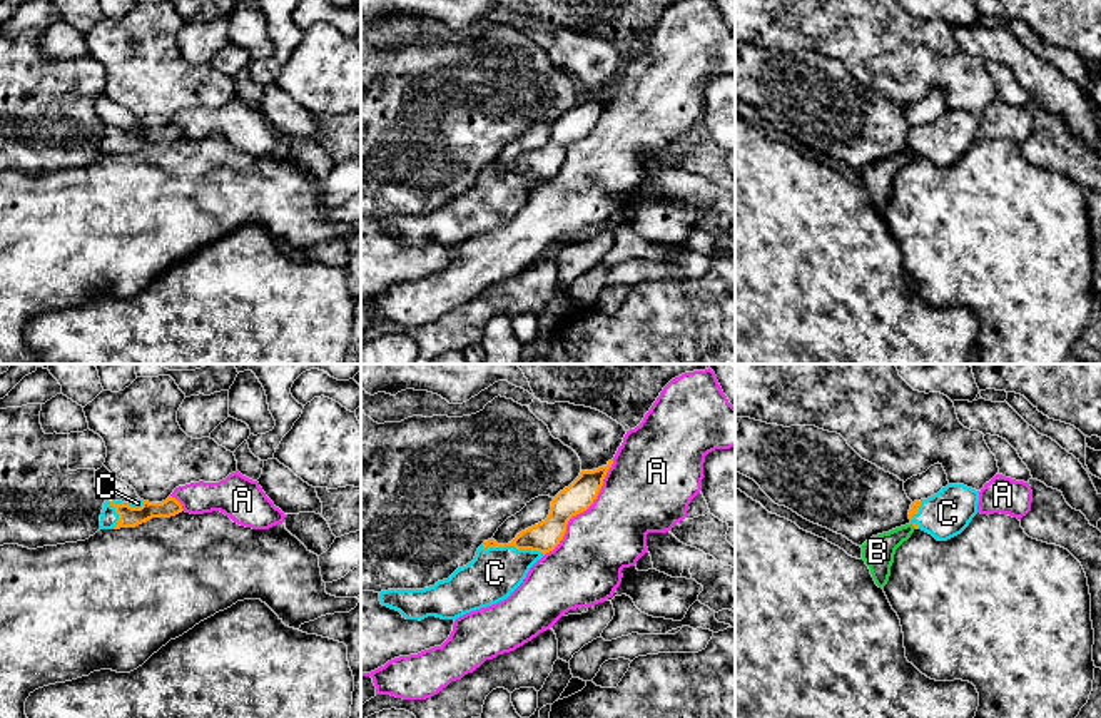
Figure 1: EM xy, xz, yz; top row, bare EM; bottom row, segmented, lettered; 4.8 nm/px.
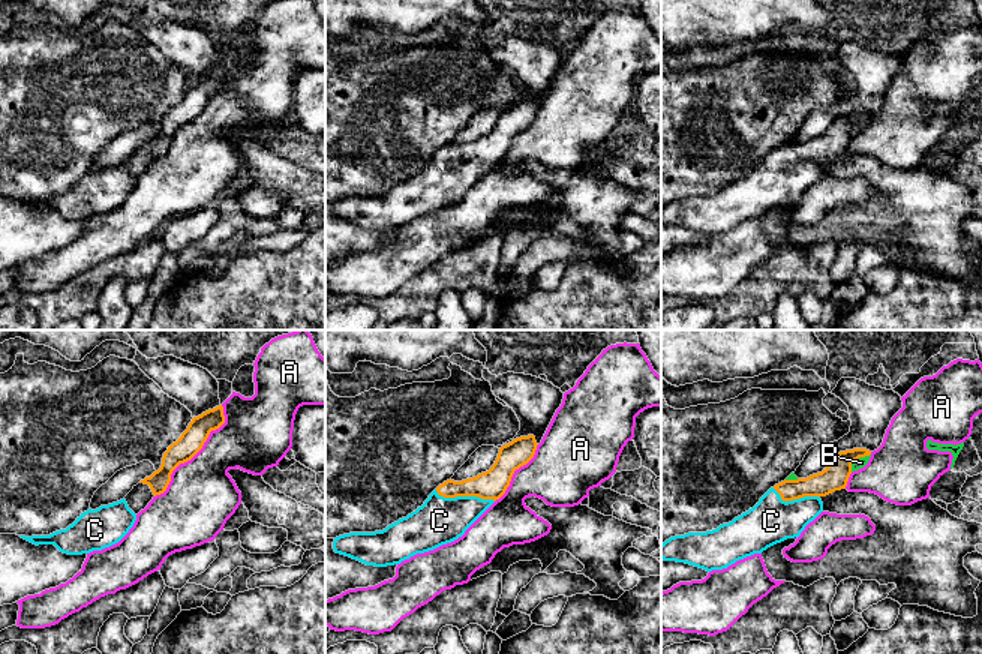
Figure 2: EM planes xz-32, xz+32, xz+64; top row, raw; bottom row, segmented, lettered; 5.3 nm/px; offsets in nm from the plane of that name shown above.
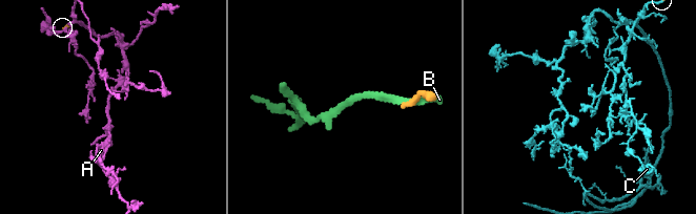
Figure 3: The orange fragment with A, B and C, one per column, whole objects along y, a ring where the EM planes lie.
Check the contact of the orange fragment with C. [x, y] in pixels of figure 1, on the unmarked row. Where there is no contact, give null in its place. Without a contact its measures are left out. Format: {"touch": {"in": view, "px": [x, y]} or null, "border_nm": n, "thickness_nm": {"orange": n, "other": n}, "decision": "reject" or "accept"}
{"touch": {"in": "xz", "px": [513, 171]}, "border_nm": 300, "thickness_nm": {"orange": 150, "other": 240}, "decision": "accept"}

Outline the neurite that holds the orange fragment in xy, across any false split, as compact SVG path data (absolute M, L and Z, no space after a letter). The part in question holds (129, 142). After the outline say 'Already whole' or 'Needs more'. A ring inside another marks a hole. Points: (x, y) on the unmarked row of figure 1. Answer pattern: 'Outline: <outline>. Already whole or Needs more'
Outline: M172 122L162 129L149 129L140 124L130 129L105 125L100 155L135 154L152 144L170 144L182 137L182 130Z. Needs more

